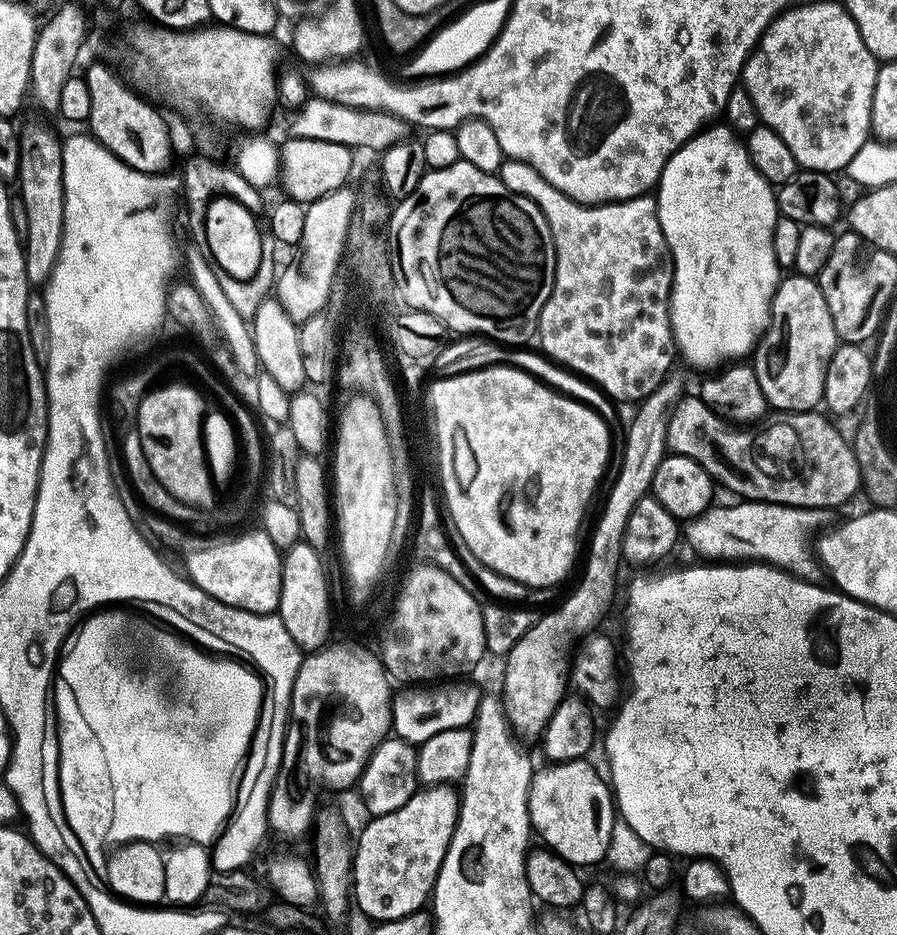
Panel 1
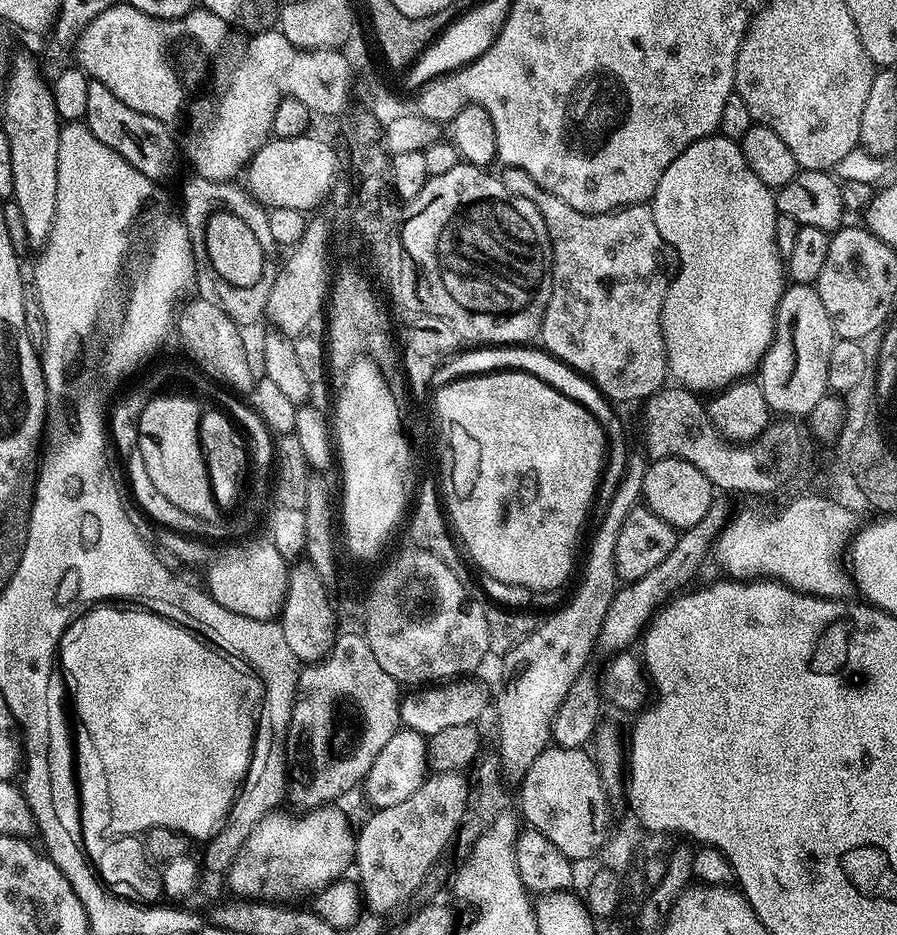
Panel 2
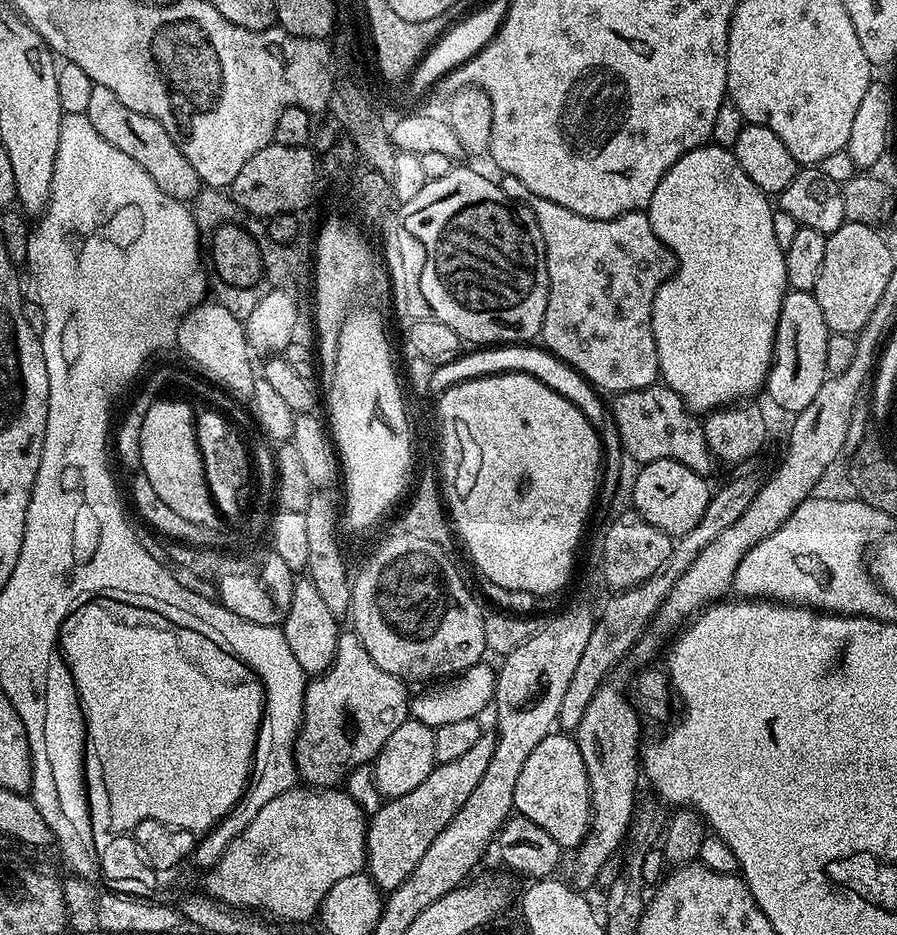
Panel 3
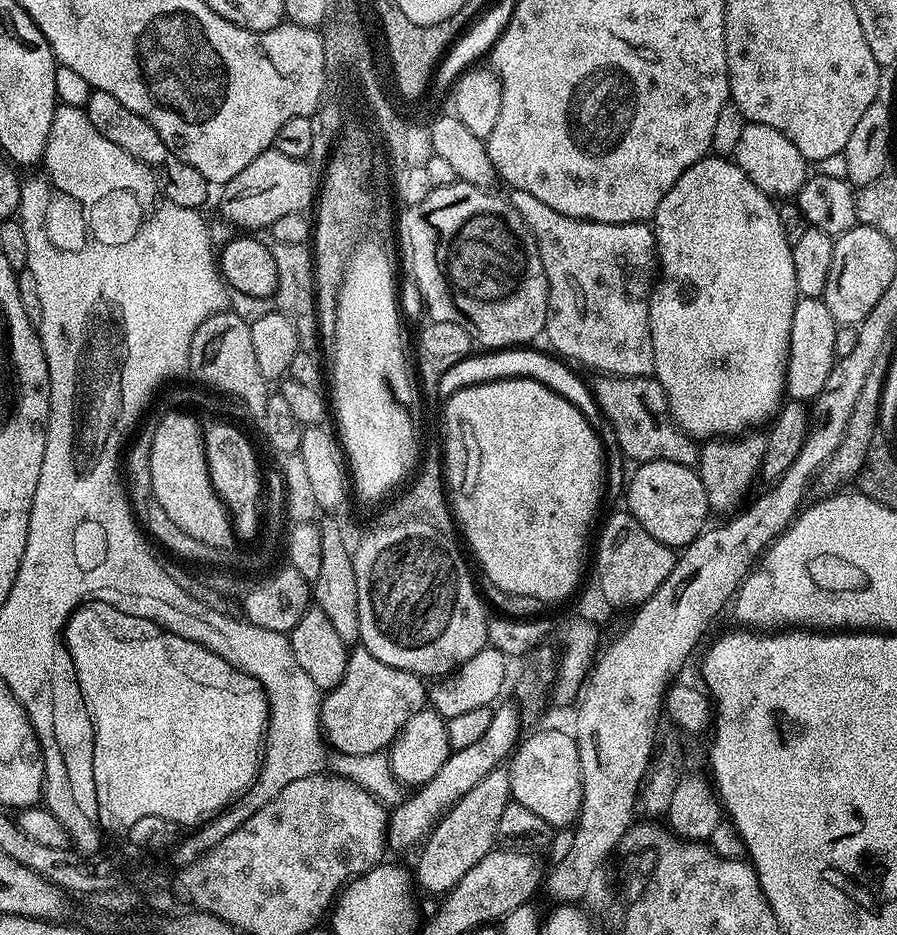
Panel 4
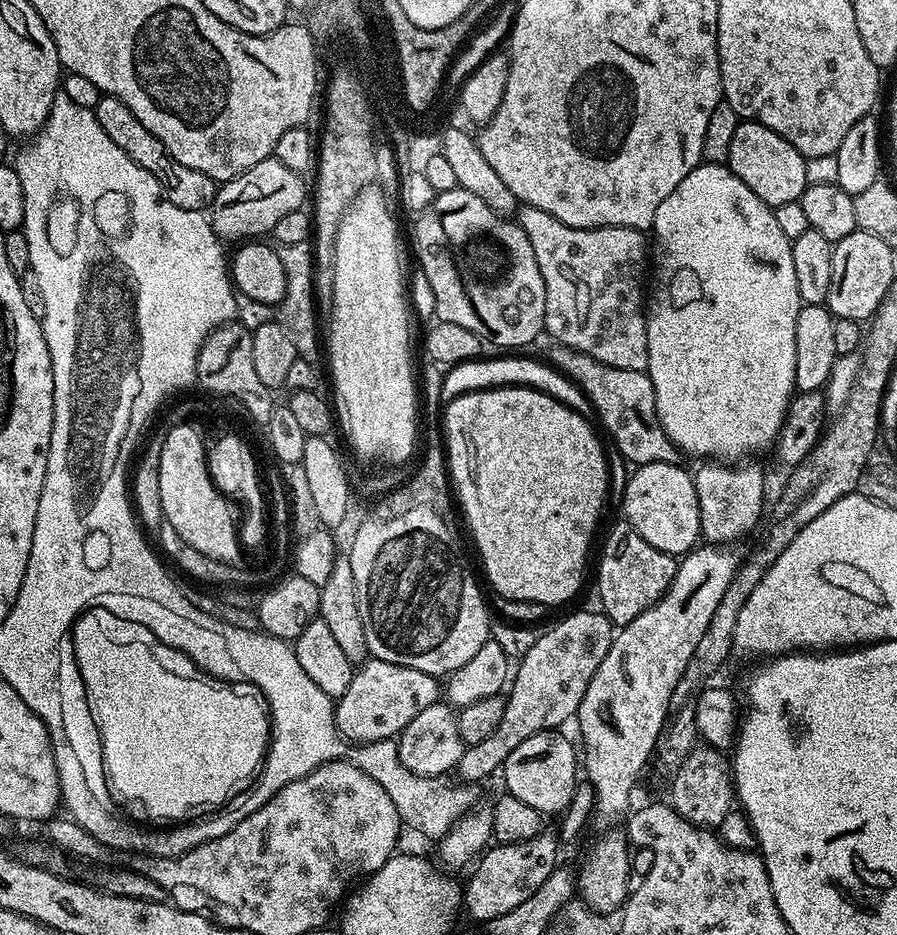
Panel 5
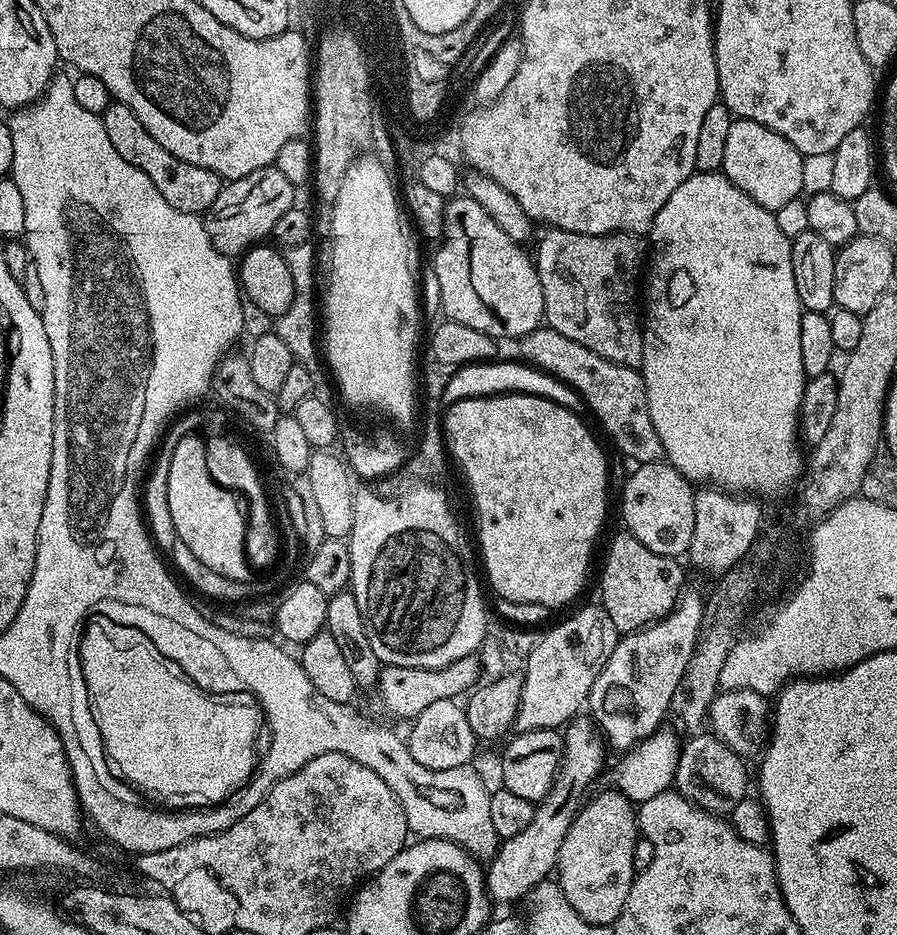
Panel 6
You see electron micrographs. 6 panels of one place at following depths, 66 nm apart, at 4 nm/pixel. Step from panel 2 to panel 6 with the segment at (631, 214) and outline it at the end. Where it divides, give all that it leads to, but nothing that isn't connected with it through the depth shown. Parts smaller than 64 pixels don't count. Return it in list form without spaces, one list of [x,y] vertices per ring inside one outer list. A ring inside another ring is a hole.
[[[548,228],[545,231],[545,236],[541,238],[540,241],[537,239],[535,241],[536,244],[536,252],[534,251],[534,263],[536,265],[536,273],[538,274],[538,278],[542,282],[542,302],[544,303],[544,319],[546,321],[547,327],[553,328],[554,330],[558,330],[558,334],[566,334],[566,338],[574,338],[574,342],[578,342],[582,346],[586,346],[586,350],[594,350],[594,354],[602,354],[602,358],[606,358],[610,362],[614,362],[615,364],[621,364],[622,366],[626,366],[627,368],[635,368],[639,369],[640,363],[642,362],[642,358],[644,357],[644,330],[642,327],[642,308],[638,303],[638,296],[636,300],[636,283],[641,283],[642,280],[642,260],[640,264],[640,244],[635,235],[626,233],[626,232],[611,232],[610,234],[606,234],[605,236],[591,236],[590,234],[574,234],[573,232],[567,232],[566,230],[562,230],[561,228]]]

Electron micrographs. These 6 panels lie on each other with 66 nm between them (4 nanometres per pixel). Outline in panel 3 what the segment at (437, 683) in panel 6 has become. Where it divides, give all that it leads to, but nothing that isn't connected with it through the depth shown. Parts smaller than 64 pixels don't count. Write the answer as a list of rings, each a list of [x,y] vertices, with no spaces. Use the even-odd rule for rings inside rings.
[[[354,630],[341,631],[331,667],[309,679],[304,690],[304,717],[300,719],[294,749],[297,777],[313,788],[335,788],[352,769],[371,765],[386,746],[386,738],[410,718],[408,688],[405,681],[394,674],[386,674],[386,670],[366,654],[366,646],[362,646]]]

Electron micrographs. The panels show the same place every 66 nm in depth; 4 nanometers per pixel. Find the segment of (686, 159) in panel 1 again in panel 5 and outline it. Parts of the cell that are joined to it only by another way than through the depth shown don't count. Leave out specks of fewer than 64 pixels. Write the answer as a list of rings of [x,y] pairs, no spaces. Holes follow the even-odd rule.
[[[702,162],[702,163],[700,163],[700,165],[698,165],[698,167],[696,167],[696,168],[695,168],[695,169],[694,169],[694,170],[690,170],[690,174],[686,174],[686,178],[682,178],[682,182],[678,182],[678,186],[674,186],[674,191],[672,191],[672,193],[671,193],[671,194],[670,194],[670,198],[666,198],[666,202],[662,202],[662,206],[658,206],[658,214],[654,214],[654,222],[653,222],[653,223],[652,223],[652,226],[651,226],[651,229],[650,229],[650,232],[651,232],[651,235],[652,235],[652,234],[654,234],[654,235],[656,235],[656,244],[655,244],[655,240],[654,240],[654,247],[653,247],[653,248],[652,248],[652,249],[651,249],[651,252],[650,252],[650,260],[651,260],[651,263],[652,263],[652,264],[653,264],[653,265],[654,265],[654,264],[655,264],[655,263],[656,263],[656,273],[654,273],[654,274],[653,274],[653,276],[652,276],[652,273],[651,273],[651,276],[650,276],[650,291],[649,291],[649,292],[648,292],[648,293],[647,293],[647,296],[646,296],[646,350],[647,350],[647,351],[648,351],[648,370],[647,370],[647,374],[648,374],[648,377],[649,377],[649,378],[650,378],[650,382],[651,382],[651,383],[652,383],[652,385],[653,385],[653,386],[654,386],[654,402],[655,402],[655,403],[656,403],[656,409],[657,409],[657,410],[658,410],[658,418],[659,418],[659,419],[660,419],[660,421],[661,421],[661,422],[662,422],[662,430],[666,430],[666,434],[667,434],[667,435],[668,435],[668,436],[669,436],[669,438],[671,438],[671,440],[672,440],[672,441],[674,441],[674,442],[675,442],[675,443],[676,443],[676,447],[677,447],[677,448],[679,448],[679,449],[680,449],[680,451],[681,451],[681,453],[684,453],[684,454],[687,454],[687,455],[688,455],[688,452],[689,452],[689,454],[690,454],[690,455],[692,455],[692,456],[704,456],[704,457],[700,457],[700,458],[711,458],[711,459],[712,459],[712,460],[713,460],[713,461],[716,461],[716,462],[736,462],[736,461],[739,461],[739,460],[740,460],[740,459],[741,459],[741,458],[748,458],[748,457],[751,457],[751,456],[752,456],[752,455],[753,455],[753,454],[756,454],[756,453],[752,453],[752,452],[760,452],[760,451],[762,451],[762,450],[763,450],[763,448],[768,448],[768,449],[771,449],[771,448],[772,448],[772,447],[773,447],[773,445],[775,445],[775,442],[776,442],[776,435],[778,435],[778,434],[779,434],[779,432],[780,432],[780,427],[781,427],[781,426],[782,426],[782,422],[783,422],[783,421],[784,421],[784,415],[785,415],[785,414],[786,414],[786,410],[787,410],[787,409],[788,409],[788,404],[789,404],[789,402],[791,402],[791,400],[792,400],[792,397],[793,397],[793,395],[794,395],[794,393],[795,393],[795,392],[796,392],[796,383],[795,383],[795,382],[794,382],[794,326],[795,326],[795,325],[796,325],[796,323],[797,323],[797,322],[798,322],[798,314],[799,314],[799,313],[800,313],[800,310],[801,310],[801,307],[802,307],[802,301],[801,301],[801,298],[800,298],[800,295],[799,295],[799,294],[798,294],[798,278],[797,278],[797,276],[795,276],[795,275],[794,275],[794,258],[793,258],[793,257],[792,257],[792,241],[790,241],[790,240],[788,240],[788,239],[787,239],[787,238],[786,238],[786,234],[782,234],[782,230],[781,230],[781,229],[780,229],[780,227],[779,227],[779,226],[778,226],[778,218],[777,218],[777,217],[776,217],[776,213],[775,213],[775,211],[774,211],[774,209],[773,209],[773,207],[772,207],[772,205],[770,205],[770,204],[767,204],[767,203],[766,203],[766,202],[762,202],[762,198],[758,198],[758,194],[754,194],[754,190],[750,190],[750,186],[746,186],[746,182],[742,182],[742,178],[738,178],[738,174],[734,174],[734,173],[733,173],[733,172],[731,172],[731,171],[730,171],[730,169],[728,169],[728,166],[727,166],[727,163],[723,163],[723,164],[710,164],[710,163],[707,163],[707,162]]]

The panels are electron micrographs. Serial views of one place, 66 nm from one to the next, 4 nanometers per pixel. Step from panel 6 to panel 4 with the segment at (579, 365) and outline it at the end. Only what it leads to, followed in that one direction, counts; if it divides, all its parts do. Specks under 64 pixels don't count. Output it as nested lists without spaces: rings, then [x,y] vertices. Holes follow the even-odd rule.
[[[606,376],[595,377],[590,387],[596,398],[596,405],[604,413],[607,424],[614,426],[618,434],[618,446],[629,461],[640,464],[665,460],[678,462],[687,468],[693,467],[698,460],[698,444],[693,437],[687,436],[672,420],[662,386],[655,378],[646,376]]]

